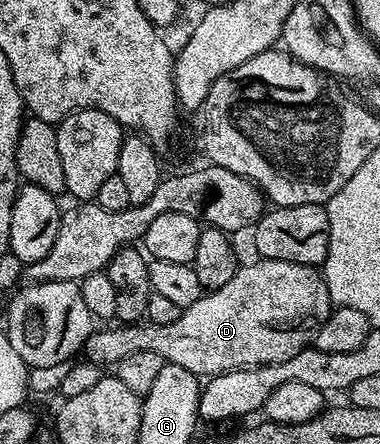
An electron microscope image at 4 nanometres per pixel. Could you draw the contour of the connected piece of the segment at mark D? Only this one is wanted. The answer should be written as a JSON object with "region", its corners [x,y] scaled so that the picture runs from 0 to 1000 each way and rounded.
{"region":[[[666,583],[658,597],[637,595],[618,610],[618,619],[608,619],[608,631],[592,644],[574,651],[553,651],[513,682],[503,682],[503,691],[476,698],[471,718],[461,718],[461,727],[439,727],[421,732],[405,723],[382,718],[363,730],[300,730],[295,736],[247,739],[245,752],[224,768],[218,804],[226,804],[245,822],[287,822],[303,827],[316,813],[329,809],[334,800],[350,800],[355,791],[408,791],[424,802],[426,815],[437,822],[458,822],[461,827],[482,827],[489,836],[503,836],[521,854],[547,854],[553,849],[576,847],[587,838],[603,838],[611,831],[671,829],[679,822],[708,822],[745,818],[768,802],[782,800],[803,784],[818,777],[826,755],[839,745],[845,730],[861,721],[871,703],[871,680],[866,676],[866,658],[861,655],[861,637],[855,635],[847,608],[842,604],[800,597],[797,592],[755,592],[745,583]]]}

